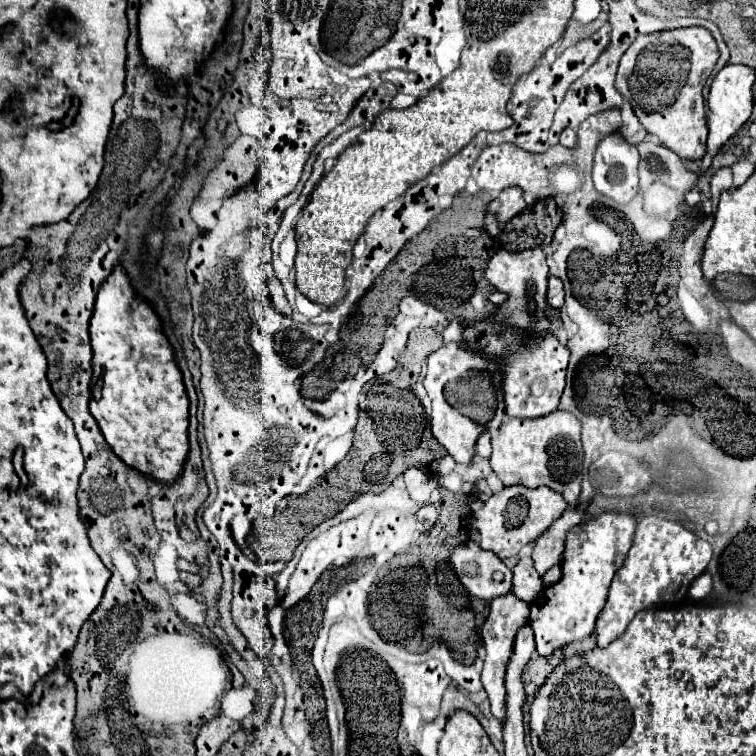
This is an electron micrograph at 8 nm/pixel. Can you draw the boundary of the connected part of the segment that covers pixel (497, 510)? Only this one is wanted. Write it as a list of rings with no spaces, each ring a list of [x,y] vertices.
[[[509,486],[501,492],[493,494],[481,510],[473,514],[473,526],[479,530],[479,546],[483,550],[495,552],[501,560],[517,556],[519,550],[527,544],[537,540],[567,508],[567,502],[547,486],[539,488],[525,488],[525,486]]]

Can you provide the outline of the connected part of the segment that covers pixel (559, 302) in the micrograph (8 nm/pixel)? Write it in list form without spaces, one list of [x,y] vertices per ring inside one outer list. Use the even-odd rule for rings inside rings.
[[[549,276],[549,288],[547,288],[547,304],[551,308],[561,308],[563,306],[563,284],[559,278]]]

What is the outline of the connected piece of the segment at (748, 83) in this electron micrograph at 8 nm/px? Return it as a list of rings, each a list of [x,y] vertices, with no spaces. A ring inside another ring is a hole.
[[[727,64],[713,80],[709,98],[707,98],[707,126],[709,126],[709,138],[707,138],[707,154],[703,158],[703,170],[709,168],[711,158],[715,152],[749,120],[753,106],[755,106],[755,94],[753,94],[753,84],[755,84],[755,70],[747,68],[745,64]]]

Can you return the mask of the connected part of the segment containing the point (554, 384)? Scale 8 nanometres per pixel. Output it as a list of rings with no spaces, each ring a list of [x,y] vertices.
[[[455,318],[443,330],[445,344],[455,342],[471,352],[479,352],[493,364],[497,364],[503,374],[501,388],[505,400],[505,414],[511,418],[539,418],[557,410],[559,398],[565,386],[565,370],[569,362],[569,348],[563,346],[553,330],[547,330],[545,336],[539,336],[533,328],[517,328],[511,324],[497,322],[475,322],[465,324]]]

